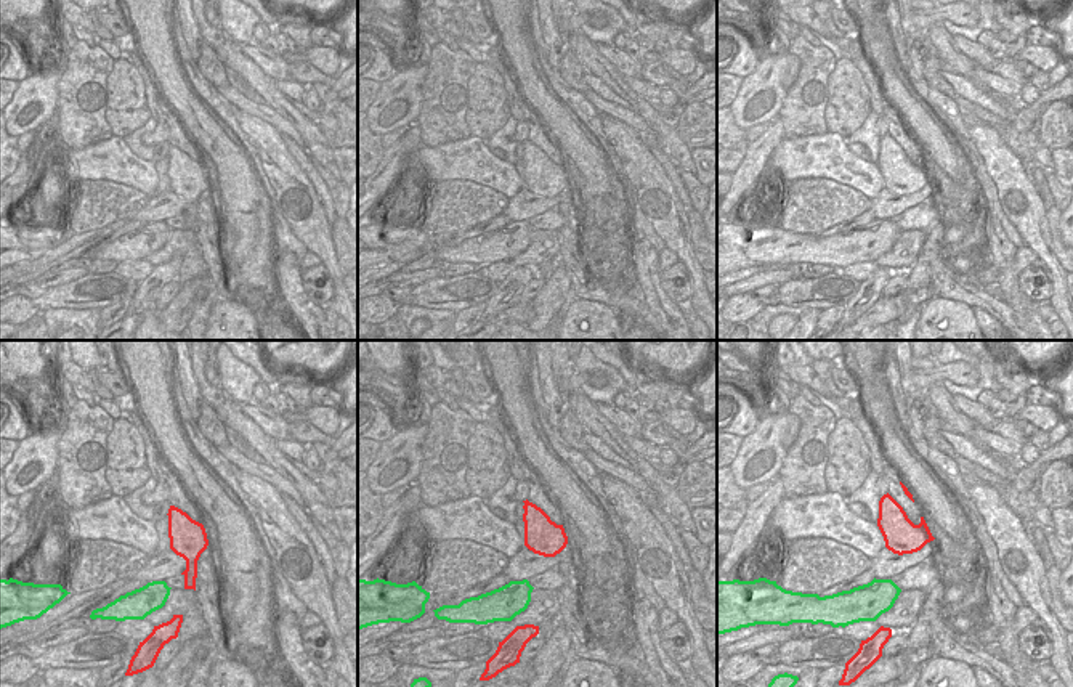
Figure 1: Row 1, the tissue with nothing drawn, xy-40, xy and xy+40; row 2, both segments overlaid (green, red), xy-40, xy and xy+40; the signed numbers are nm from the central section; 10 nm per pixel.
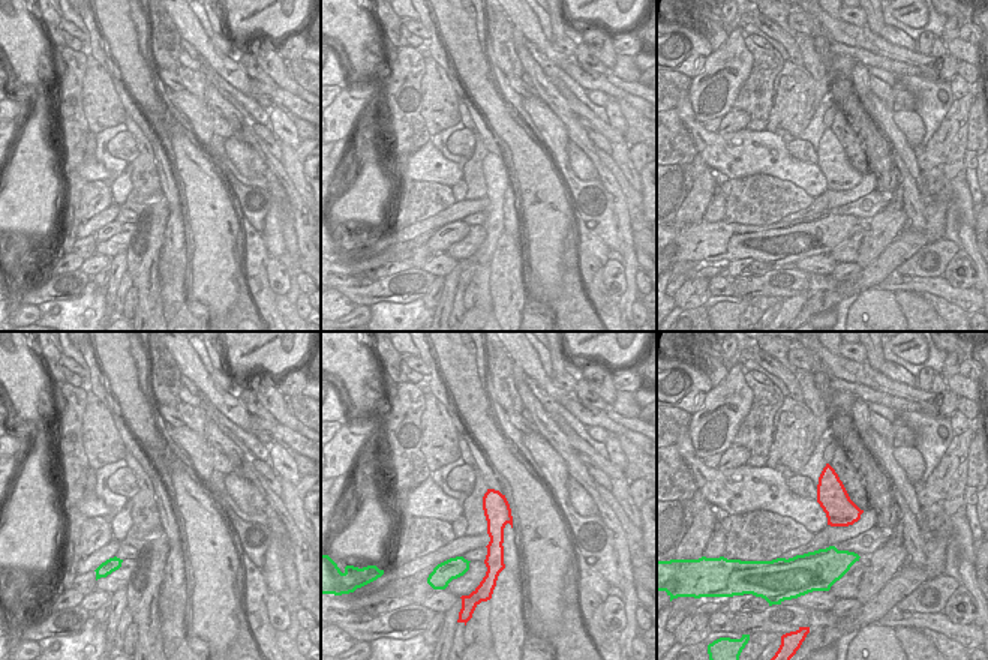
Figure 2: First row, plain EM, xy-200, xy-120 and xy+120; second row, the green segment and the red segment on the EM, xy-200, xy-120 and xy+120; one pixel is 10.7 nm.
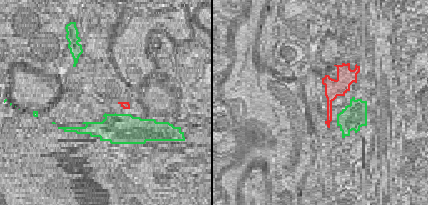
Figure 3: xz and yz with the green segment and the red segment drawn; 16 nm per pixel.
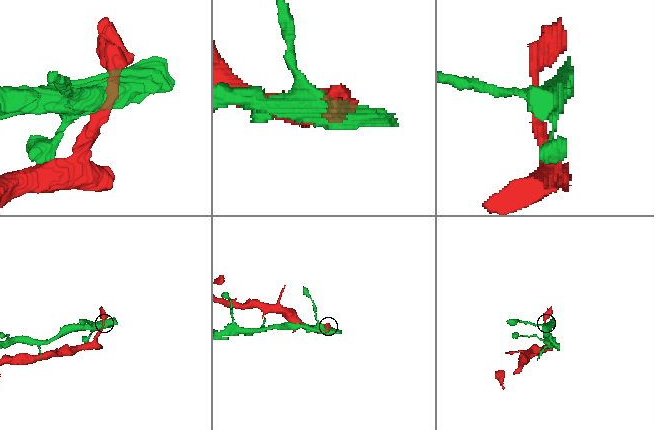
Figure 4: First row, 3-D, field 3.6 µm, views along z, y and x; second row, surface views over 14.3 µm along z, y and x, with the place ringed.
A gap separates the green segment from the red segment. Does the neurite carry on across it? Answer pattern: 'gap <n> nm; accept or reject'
gap 90 nm; reject

